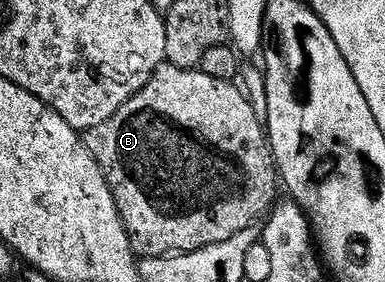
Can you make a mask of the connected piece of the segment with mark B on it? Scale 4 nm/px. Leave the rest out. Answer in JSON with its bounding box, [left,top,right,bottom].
[84,63,280,259]

